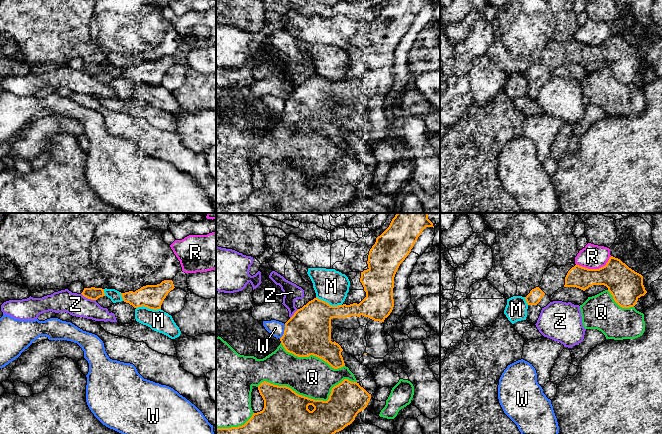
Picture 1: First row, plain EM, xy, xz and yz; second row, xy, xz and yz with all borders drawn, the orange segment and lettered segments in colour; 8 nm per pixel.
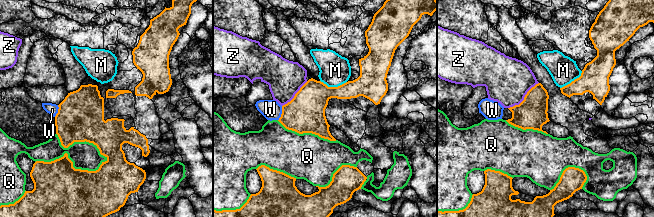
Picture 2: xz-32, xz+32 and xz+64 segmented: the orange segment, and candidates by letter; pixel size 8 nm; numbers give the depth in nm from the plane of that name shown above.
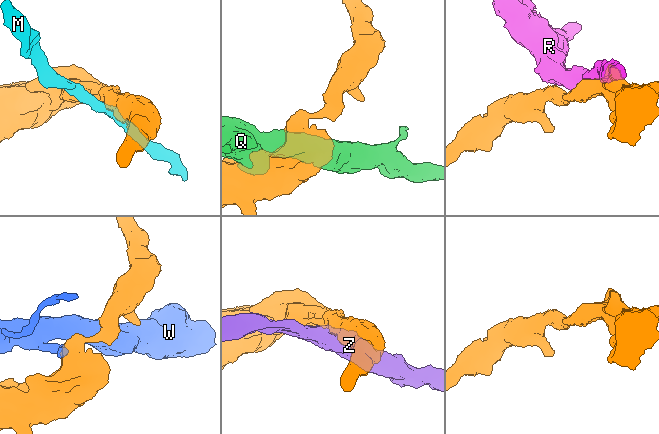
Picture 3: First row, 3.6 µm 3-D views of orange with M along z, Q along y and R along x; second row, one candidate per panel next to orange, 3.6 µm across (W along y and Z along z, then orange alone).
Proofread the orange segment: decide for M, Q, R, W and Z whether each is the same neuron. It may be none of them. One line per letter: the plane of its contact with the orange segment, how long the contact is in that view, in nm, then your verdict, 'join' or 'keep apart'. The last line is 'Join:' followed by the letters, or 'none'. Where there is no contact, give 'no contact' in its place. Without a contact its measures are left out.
M: contact in xz; length 220 nm; keep apart
Q: contact in xz; length 800 nm; keep apart
R: contact in yz; length 300 nm; keep apart
W: contact in xz; length 130 nm; keep apart
Z: contact in xy; length 130 nm; keep apart
Join: none

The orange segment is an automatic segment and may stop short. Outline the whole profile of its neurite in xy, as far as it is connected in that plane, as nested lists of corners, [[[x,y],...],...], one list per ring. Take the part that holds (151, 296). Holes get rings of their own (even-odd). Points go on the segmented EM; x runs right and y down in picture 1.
[[[164,280],[157,285],[146,285],[136,290],[121,293],[123,301],[129,303],[134,308],[147,307],[149,309],[161,309],[161,305],[168,295],[173,290],[174,284],[172,280]]]

